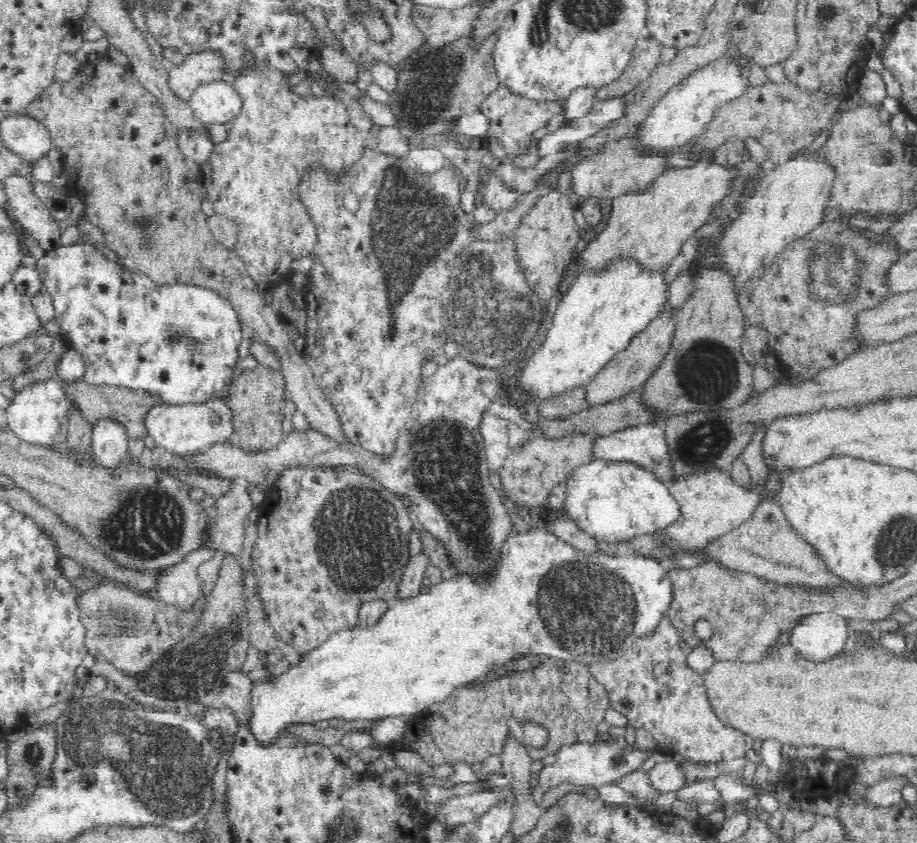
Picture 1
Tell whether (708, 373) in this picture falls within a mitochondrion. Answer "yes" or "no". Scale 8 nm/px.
yes

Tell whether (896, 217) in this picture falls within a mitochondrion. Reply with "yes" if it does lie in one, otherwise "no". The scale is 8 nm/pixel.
no

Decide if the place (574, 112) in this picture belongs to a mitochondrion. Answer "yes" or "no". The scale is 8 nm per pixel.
no

